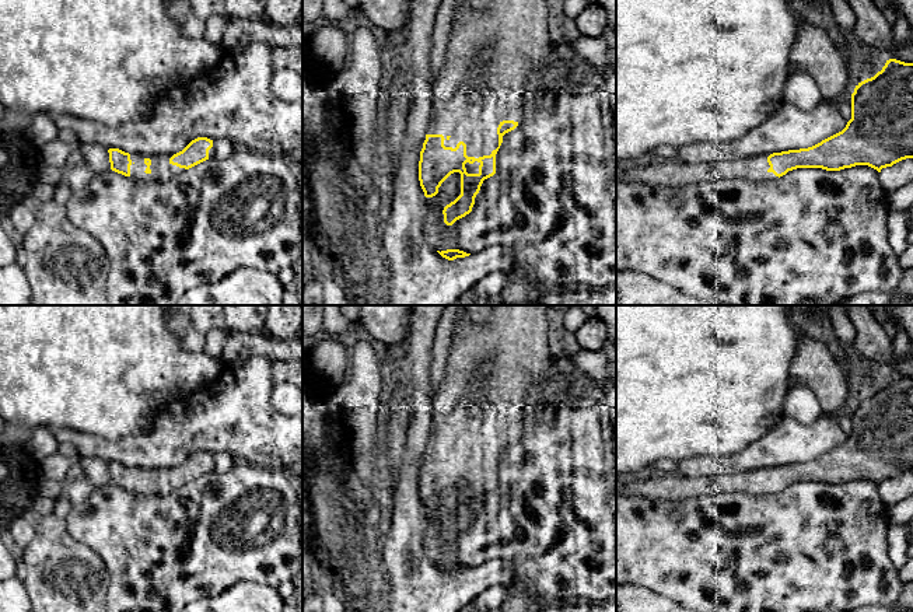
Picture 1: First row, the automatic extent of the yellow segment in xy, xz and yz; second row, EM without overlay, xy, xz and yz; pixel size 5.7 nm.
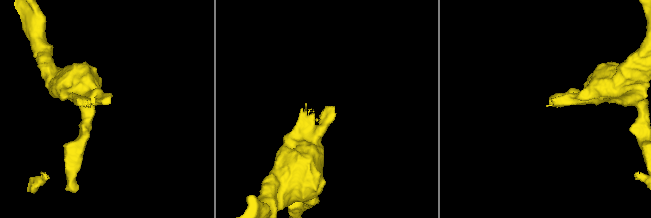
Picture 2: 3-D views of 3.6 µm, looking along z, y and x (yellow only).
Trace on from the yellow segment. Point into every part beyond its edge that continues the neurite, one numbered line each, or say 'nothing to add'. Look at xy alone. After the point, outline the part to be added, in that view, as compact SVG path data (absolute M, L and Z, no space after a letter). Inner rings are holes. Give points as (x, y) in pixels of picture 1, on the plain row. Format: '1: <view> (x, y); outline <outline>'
1: xy (161, 483); outline M130 468L130 493L137 494L161 494L165 496L185 485L169 476L174 468L165 469L147 469L147 468Z

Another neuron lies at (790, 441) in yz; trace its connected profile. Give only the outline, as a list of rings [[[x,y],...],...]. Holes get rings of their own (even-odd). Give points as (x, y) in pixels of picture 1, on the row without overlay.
[[[822,413],[812,424],[784,416],[762,438],[738,454],[728,458],[682,459],[678,461],[678,473],[685,478],[709,478],[808,462],[842,445],[846,438],[836,416]]]

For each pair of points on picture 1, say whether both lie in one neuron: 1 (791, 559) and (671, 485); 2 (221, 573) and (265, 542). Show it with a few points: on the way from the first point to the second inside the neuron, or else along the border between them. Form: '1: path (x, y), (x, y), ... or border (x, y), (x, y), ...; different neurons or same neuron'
1: border (719, 492), (685, 499), (658, 497); different neurons
2: path (233, 562), (254, 542); same neuron

